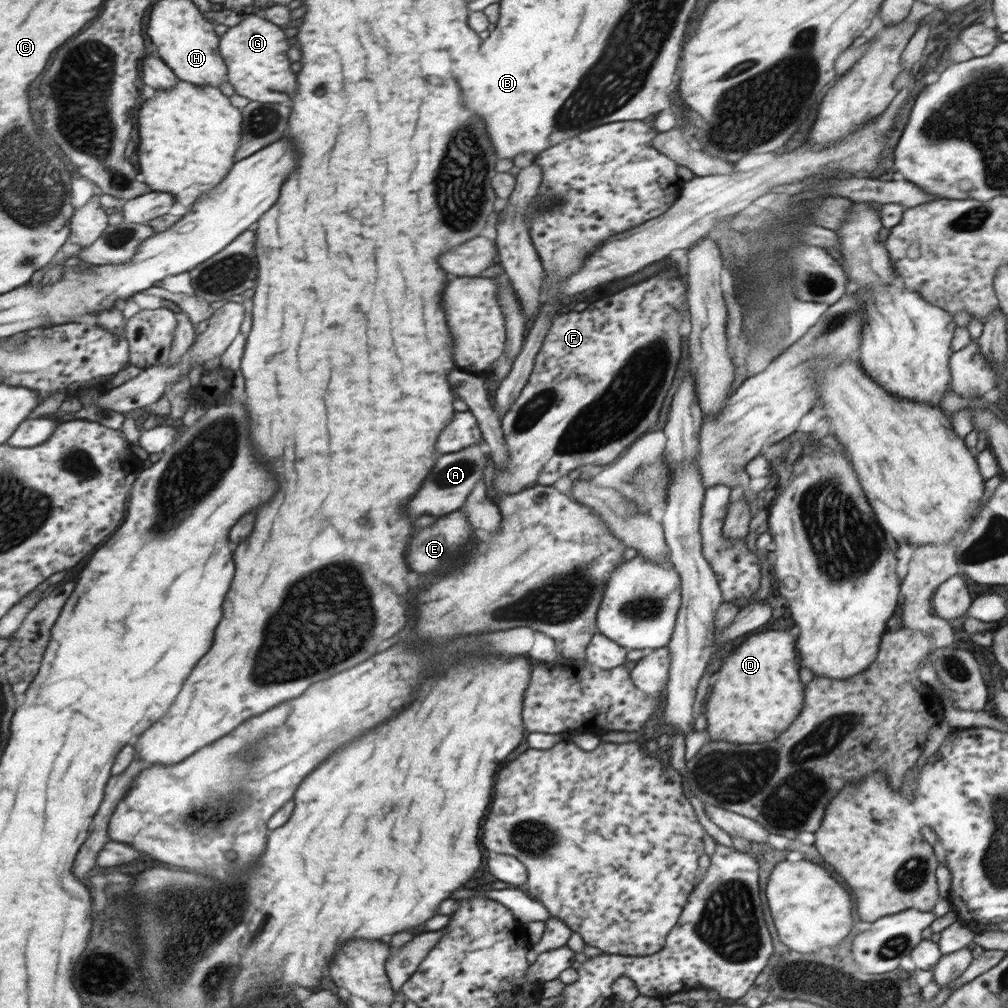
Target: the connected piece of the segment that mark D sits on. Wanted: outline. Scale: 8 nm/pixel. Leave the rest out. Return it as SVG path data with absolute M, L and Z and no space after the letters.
M767 630L754 634L722 660L720 677L710 686L711 694L705 706L707 731L711 740L736 744L764 744L776 740L800 714L804 706L804 684L800 682L796 660L795 631Z

